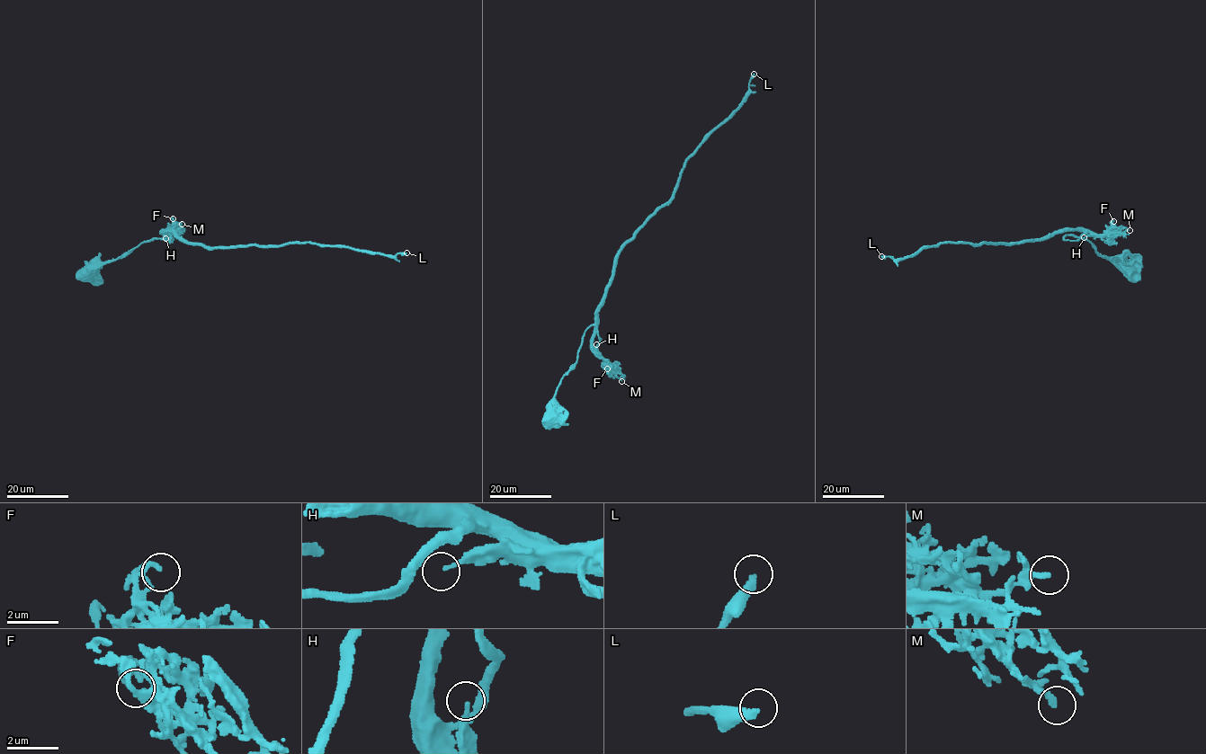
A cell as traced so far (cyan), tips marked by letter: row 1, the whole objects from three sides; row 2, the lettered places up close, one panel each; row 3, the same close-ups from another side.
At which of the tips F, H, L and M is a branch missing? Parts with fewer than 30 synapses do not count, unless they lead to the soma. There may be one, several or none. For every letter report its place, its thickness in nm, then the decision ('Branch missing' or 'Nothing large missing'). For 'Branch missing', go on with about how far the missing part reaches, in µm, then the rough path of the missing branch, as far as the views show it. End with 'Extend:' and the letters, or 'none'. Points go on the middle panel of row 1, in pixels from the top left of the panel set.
F: Place: (607, 368). Thickness 220 nm. Nothing large missing
H: Place: (596, 344). Thickness 130 nm. Nothing large missing
L: Place: (754, 74). Thickness 320 nm. Nothing large missing
M: Place: (621, 381). Thickness 130 nm. Nothing large missing
Extend: none

